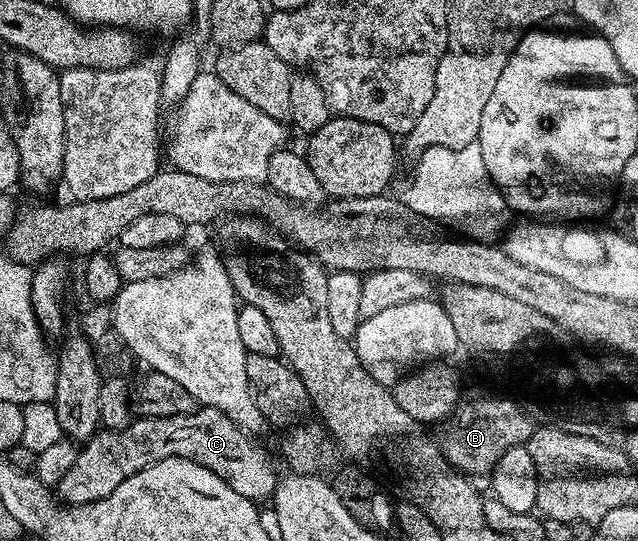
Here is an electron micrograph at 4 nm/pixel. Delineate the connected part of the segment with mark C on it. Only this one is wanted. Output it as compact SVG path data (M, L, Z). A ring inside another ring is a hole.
M201 406L189 413L188 416L164 416L164 417L141 417L133 420L126 428L120 432L102 429L95 433L90 440L83 444L77 452L77 457L68 473L62 477L56 486L57 496L67 504L83 505L84 503L95 502L96 499L107 498L108 495L116 491L125 479L132 475L146 470L154 463L163 459L182 458L191 459L194 463L206 467L214 475L220 476L234 491L239 492L253 501L273 498L274 489L280 480L279 474L274 474L274 465L270 462L270 457L265 449L258 445L251 434L239 427L232 419L228 419L226 413L215 408Z

